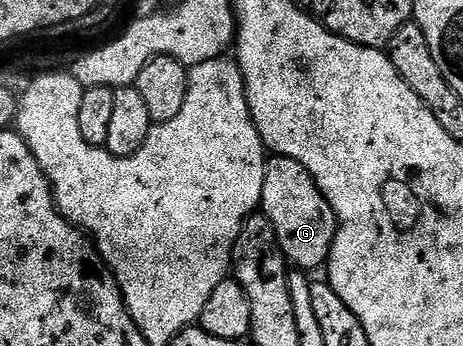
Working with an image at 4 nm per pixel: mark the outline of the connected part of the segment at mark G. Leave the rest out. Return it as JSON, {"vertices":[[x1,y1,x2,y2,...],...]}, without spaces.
{"vertices":[[273,155,266,162,260,210,271,221,277,244,294,268,313,273,316,267,324,268,328,264,333,239,337,235,337,218,327,197,323,197,311,173,307,173,299,161]]}

